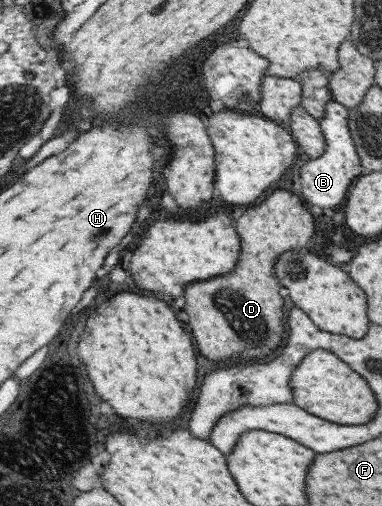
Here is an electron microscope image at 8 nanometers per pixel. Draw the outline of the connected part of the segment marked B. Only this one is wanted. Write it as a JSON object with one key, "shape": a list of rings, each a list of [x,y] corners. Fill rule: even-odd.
{"shape":[[[334,99],[326,102],[324,116],[318,120],[324,137],[324,150],[316,158],[310,158],[299,168],[300,192],[305,204],[318,208],[341,208],[346,191],[352,186],[355,178],[363,173],[350,138],[347,127],[348,110]]]}

